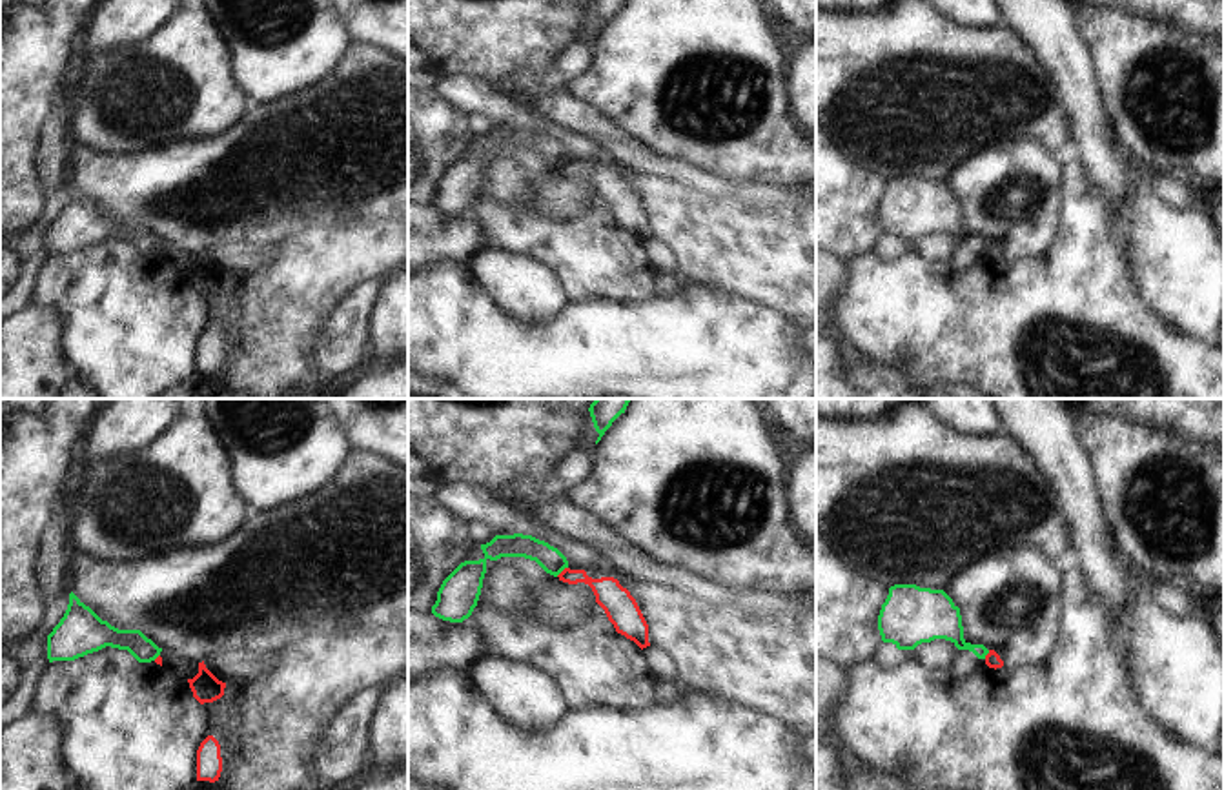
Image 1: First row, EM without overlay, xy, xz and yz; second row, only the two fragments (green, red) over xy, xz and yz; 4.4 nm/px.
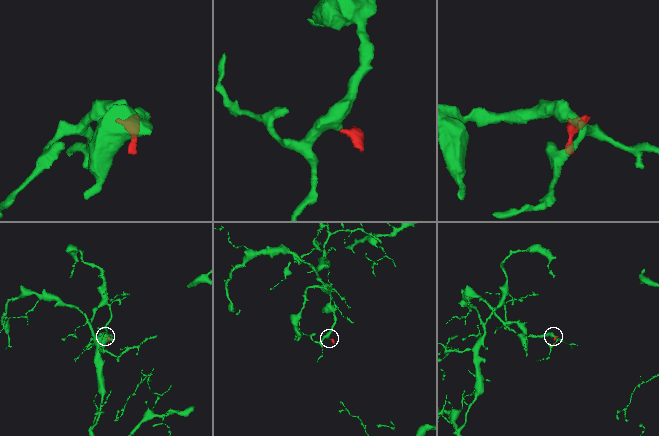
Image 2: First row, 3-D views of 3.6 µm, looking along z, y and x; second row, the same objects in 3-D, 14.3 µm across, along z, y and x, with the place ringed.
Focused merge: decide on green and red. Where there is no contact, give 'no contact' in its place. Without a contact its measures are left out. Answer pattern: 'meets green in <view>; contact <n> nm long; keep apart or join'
meets green in xz; contact 70 nm long; keep apart

